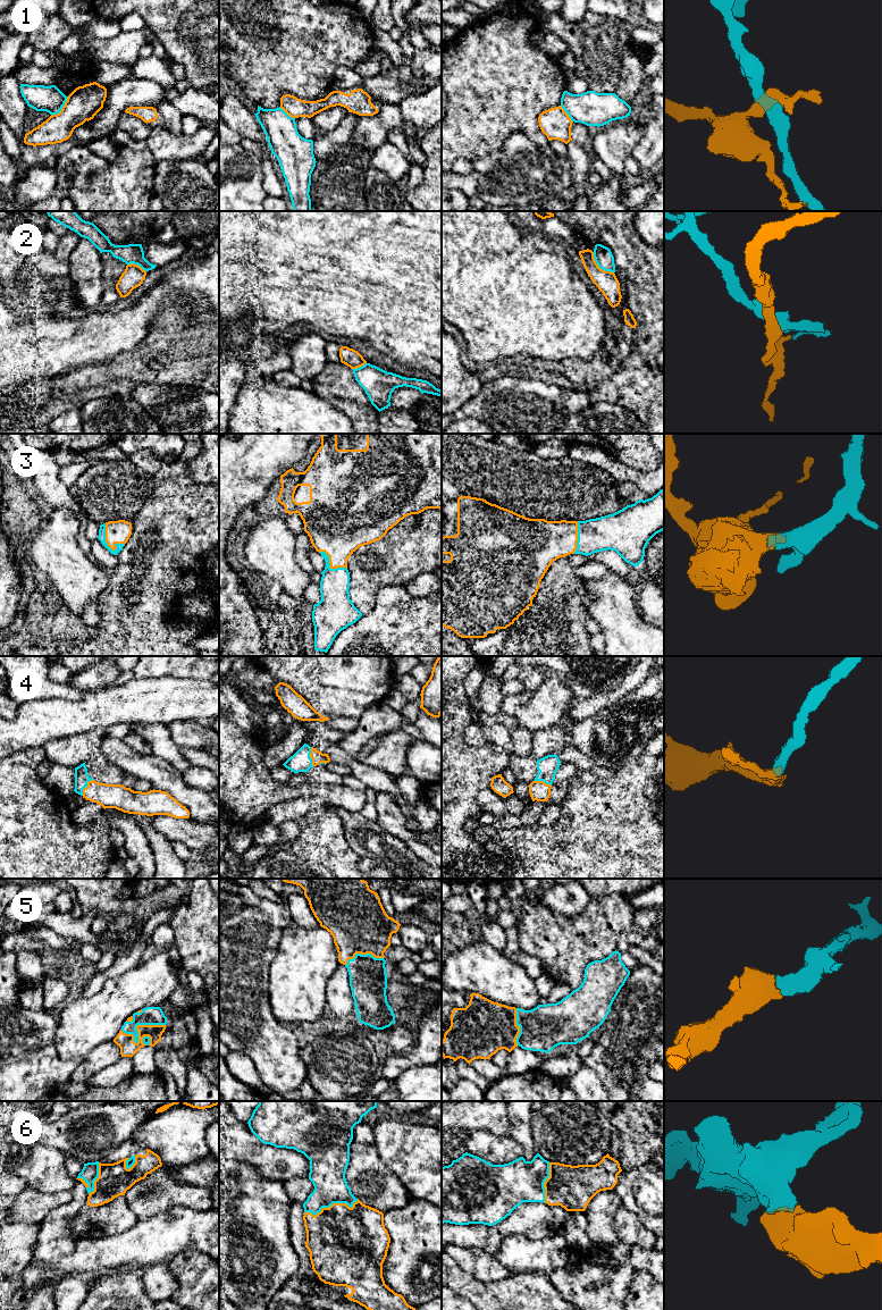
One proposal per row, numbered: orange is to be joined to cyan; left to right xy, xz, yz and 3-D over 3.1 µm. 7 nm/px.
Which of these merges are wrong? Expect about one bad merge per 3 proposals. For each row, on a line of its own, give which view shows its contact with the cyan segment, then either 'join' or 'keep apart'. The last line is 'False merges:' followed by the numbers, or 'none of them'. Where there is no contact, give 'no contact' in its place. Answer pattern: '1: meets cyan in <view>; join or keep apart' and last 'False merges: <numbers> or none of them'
1: meets cyan in xy; keep apart
2: meets cyan in yz; keep apart
3: meets cyan in xy; join
4: meets cyan in xy; join
5: meets cyan in xy; join
6: meets cyan in xz; join
False merges: 1, 2

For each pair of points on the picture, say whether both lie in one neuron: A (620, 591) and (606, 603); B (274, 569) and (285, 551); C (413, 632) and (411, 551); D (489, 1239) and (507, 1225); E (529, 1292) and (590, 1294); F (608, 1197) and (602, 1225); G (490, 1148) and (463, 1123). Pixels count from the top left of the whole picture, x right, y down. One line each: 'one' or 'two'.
A: one
B: one
C: two
D: one
E: two
F: one
G: two

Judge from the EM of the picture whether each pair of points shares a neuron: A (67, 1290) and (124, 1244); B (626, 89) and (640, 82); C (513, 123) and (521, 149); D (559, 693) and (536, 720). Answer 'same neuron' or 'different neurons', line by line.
A: different neurons
B: same neuron
C: different neurons
D: same neuron

